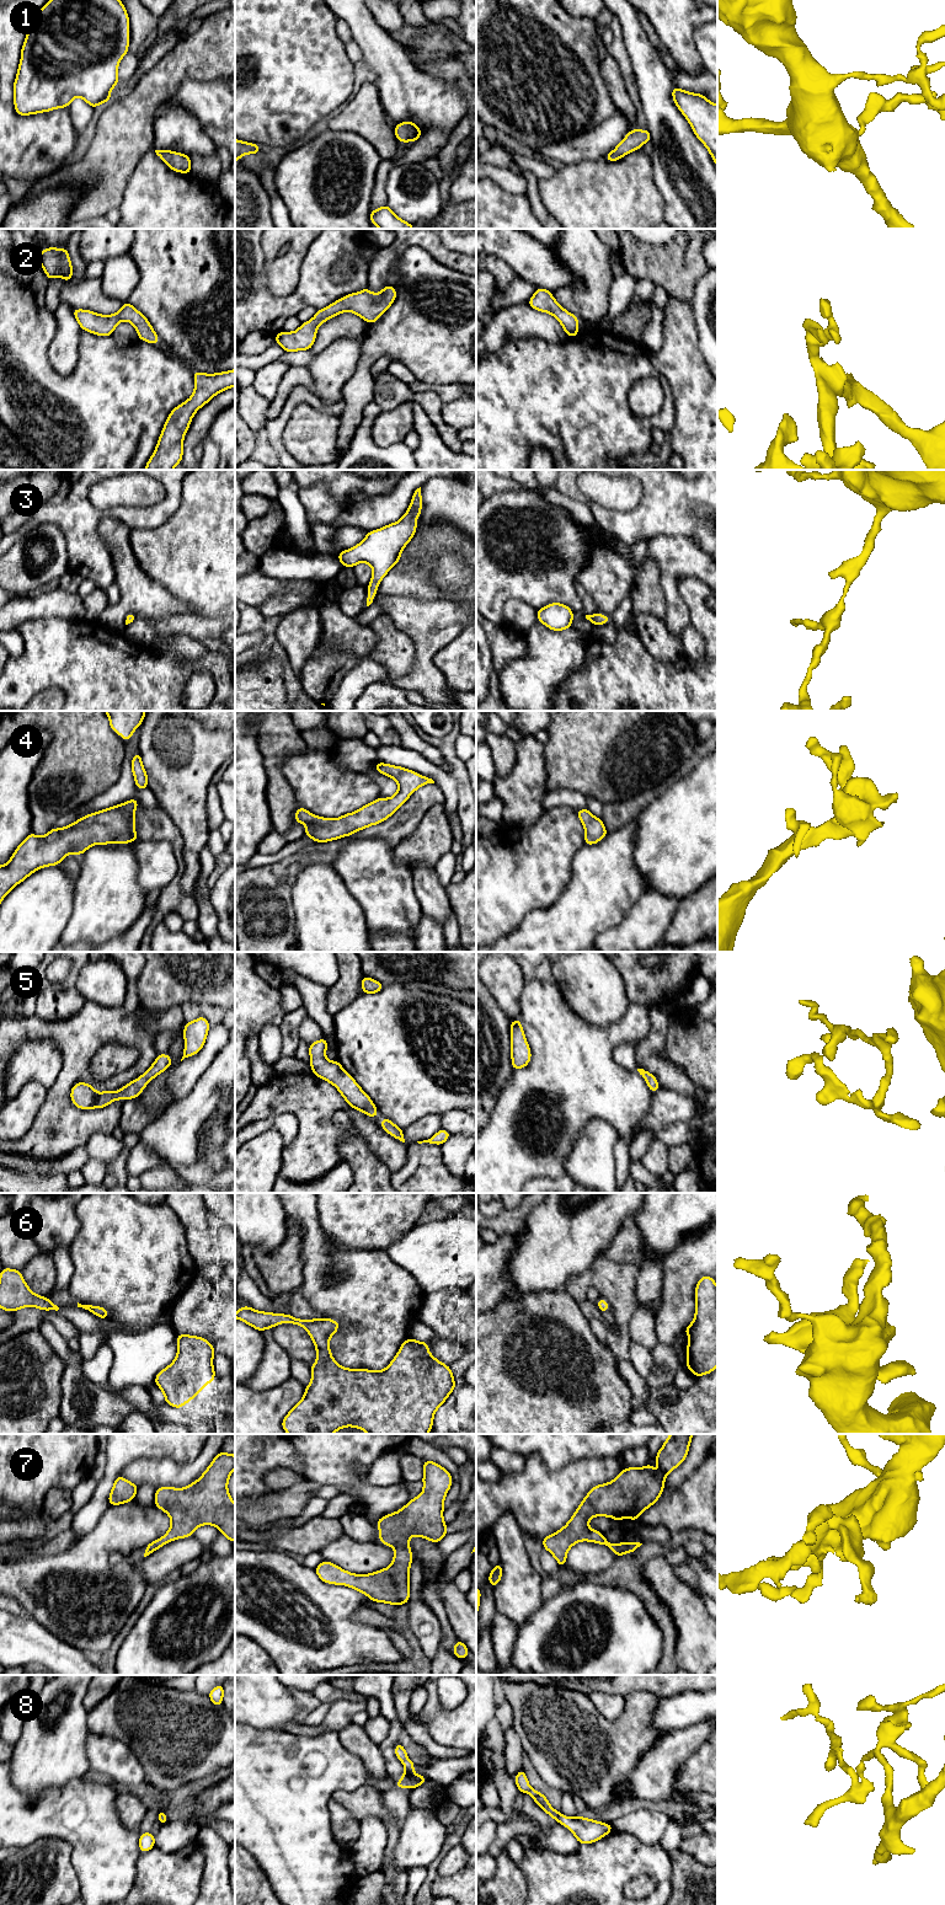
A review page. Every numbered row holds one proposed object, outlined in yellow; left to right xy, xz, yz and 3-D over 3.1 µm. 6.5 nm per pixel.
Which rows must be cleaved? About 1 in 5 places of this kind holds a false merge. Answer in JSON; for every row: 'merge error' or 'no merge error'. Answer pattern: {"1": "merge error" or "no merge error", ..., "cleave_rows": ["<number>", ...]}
{"1": "no merge error", "2": "no merge error", "3": "no merge error", "4": "no merge error", "5": "no merge error", "6": "no merge error", "7": "no merge error", "8": "no merge error", "cleave_rows": []}

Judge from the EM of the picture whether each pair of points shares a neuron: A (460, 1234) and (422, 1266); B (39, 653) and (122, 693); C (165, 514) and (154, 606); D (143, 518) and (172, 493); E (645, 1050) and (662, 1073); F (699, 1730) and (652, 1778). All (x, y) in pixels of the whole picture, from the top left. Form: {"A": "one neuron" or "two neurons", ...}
{"A": "one neuron", "B": "one neuron", "C": "two neurons", "D": "one neuron", "E": "one neuron", "F": "one neuron"}

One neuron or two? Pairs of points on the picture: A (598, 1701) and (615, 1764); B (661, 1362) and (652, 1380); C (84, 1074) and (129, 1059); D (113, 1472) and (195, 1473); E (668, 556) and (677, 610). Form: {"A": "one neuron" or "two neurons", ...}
{"A": "two neurons", "B": "one neuron", "C": "two neurons", "D": "two neurons", "E": "one neuron"}

